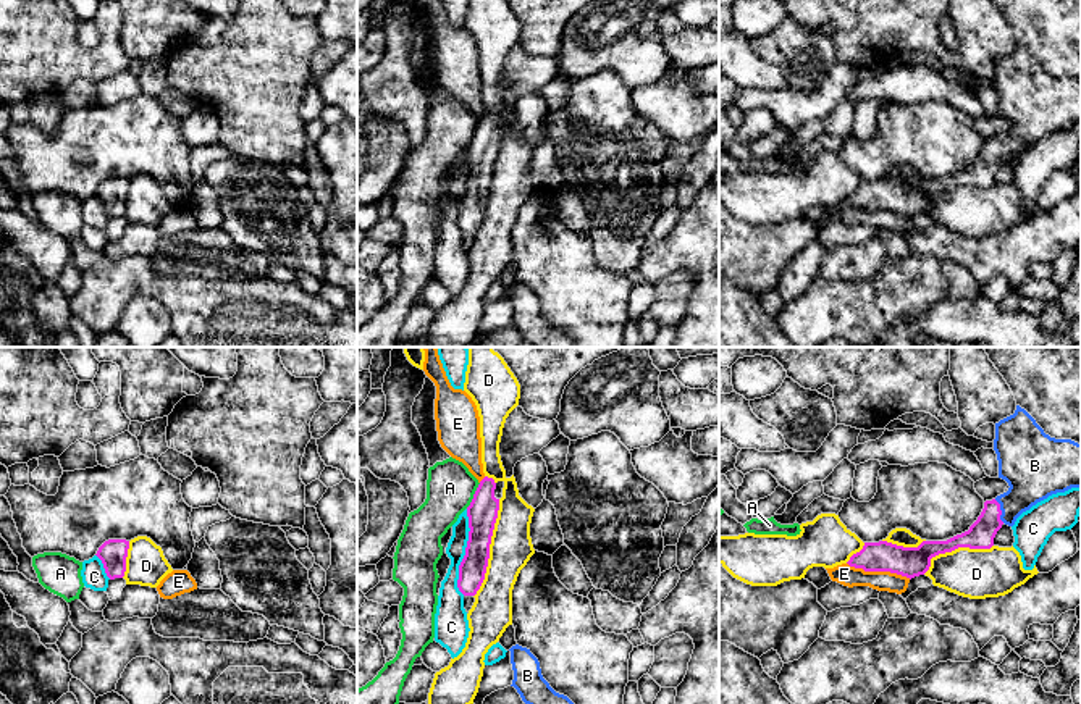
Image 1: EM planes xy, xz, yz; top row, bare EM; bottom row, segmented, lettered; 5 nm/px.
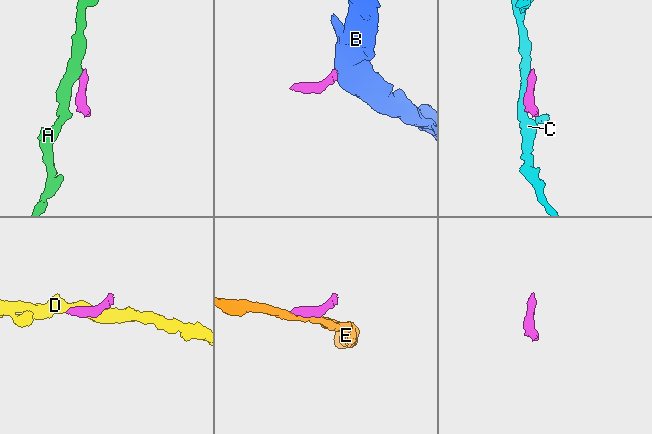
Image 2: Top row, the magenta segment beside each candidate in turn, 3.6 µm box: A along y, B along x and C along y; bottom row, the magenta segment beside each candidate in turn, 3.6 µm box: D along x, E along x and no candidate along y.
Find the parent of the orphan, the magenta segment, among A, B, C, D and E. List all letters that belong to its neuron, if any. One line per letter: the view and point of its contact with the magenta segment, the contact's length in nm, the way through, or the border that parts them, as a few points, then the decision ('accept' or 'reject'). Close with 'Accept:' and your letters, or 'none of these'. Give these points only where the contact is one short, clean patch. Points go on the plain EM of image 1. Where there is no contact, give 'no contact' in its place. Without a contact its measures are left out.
A: contact xz (474, 134); length 150 nm; border xz (480, 121), (466, 146); reject
B: contact yz (1001, 149); length 130 nm; way yz (981, 171), (1001, 149), (1031, 118), (1033, 110); accept
C: contact xz (466, 191); length 440 nm; border xz (467, 147), (469, 178), (458, 218), (458, 228), (462, 233); reject
D: contact xz (488, 186); length 500 nm; reject
E: contact yz (879, 209); length 340 nm; border yz (847, 201), (865, 209), (889, 209), (910, 217); reject
Accept: B

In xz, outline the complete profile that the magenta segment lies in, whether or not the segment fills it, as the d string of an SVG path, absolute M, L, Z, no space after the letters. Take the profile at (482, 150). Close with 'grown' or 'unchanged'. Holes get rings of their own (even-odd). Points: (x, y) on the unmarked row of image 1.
M485 115L467 145L470 170L457 218L457 226L464 234L475 234L485 218L503 126L504 119L496 121Z | grown

